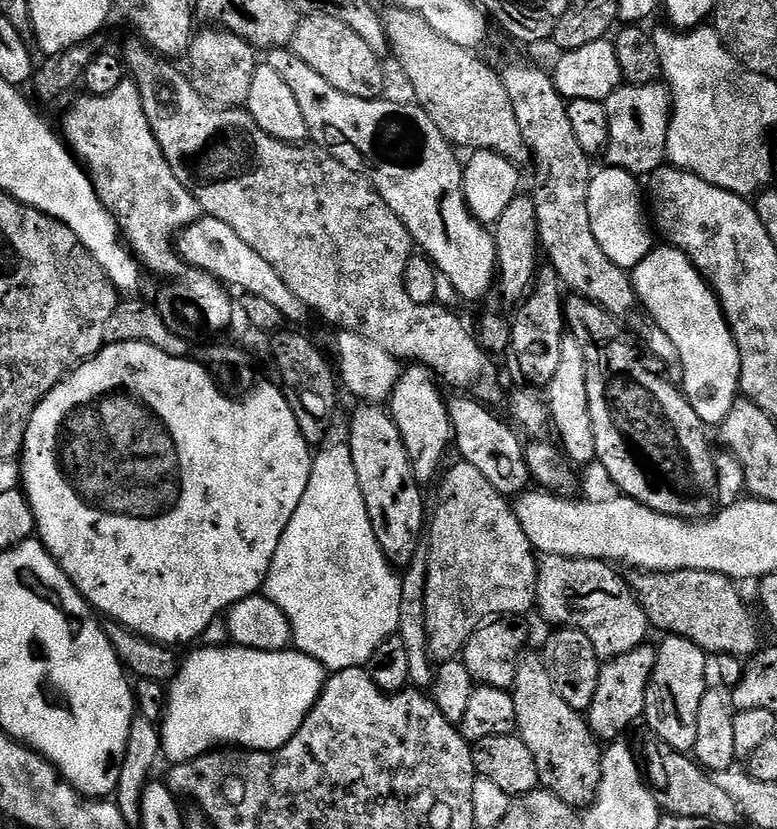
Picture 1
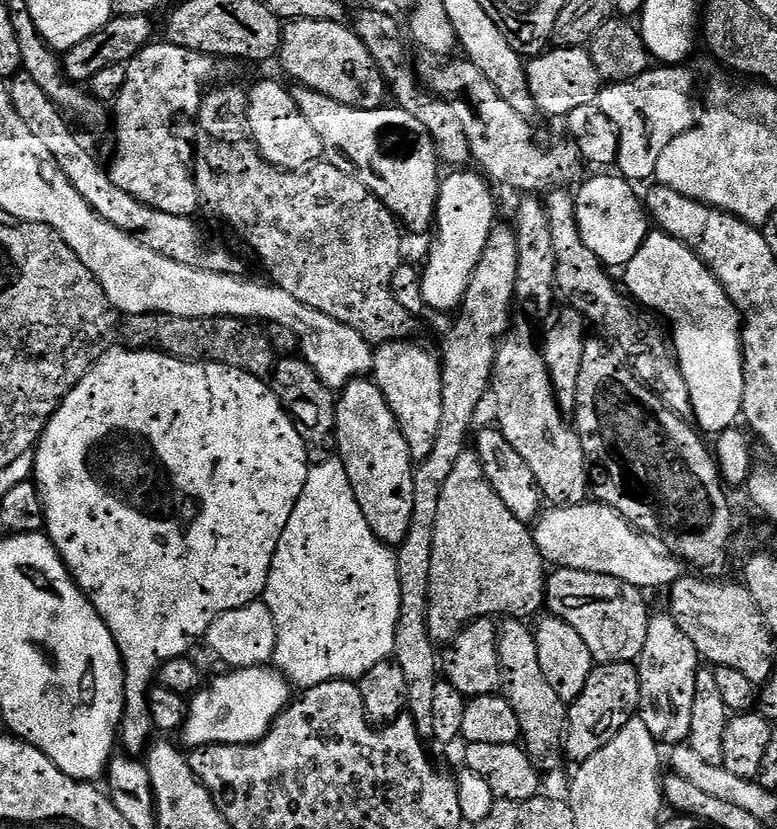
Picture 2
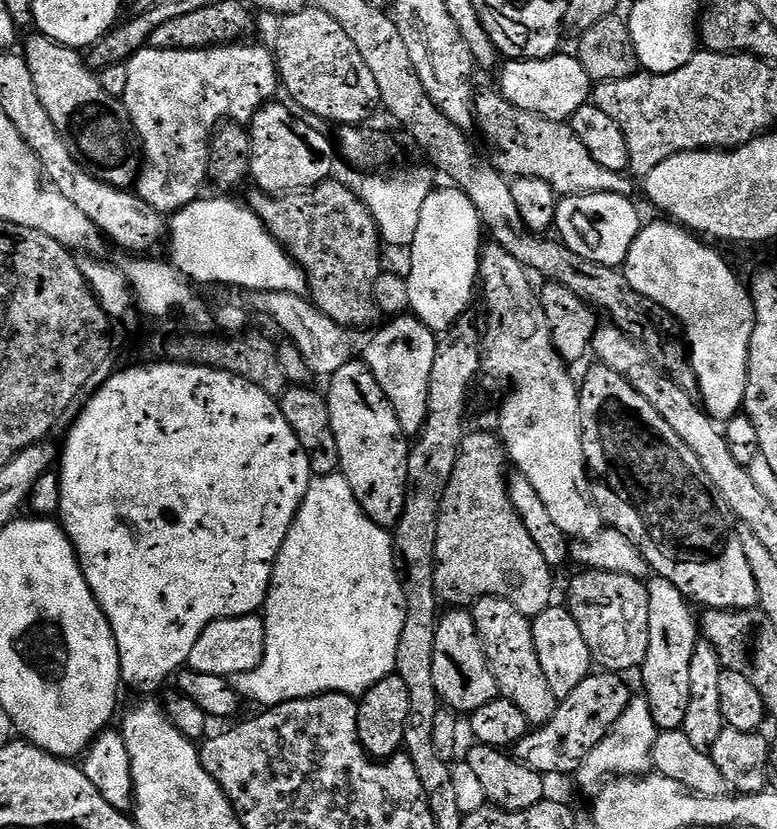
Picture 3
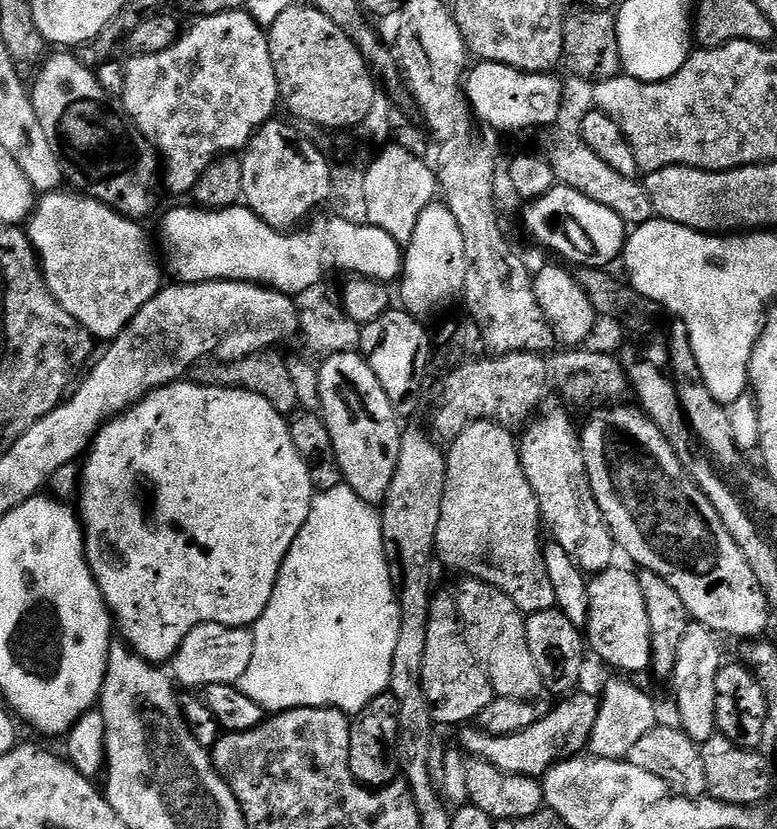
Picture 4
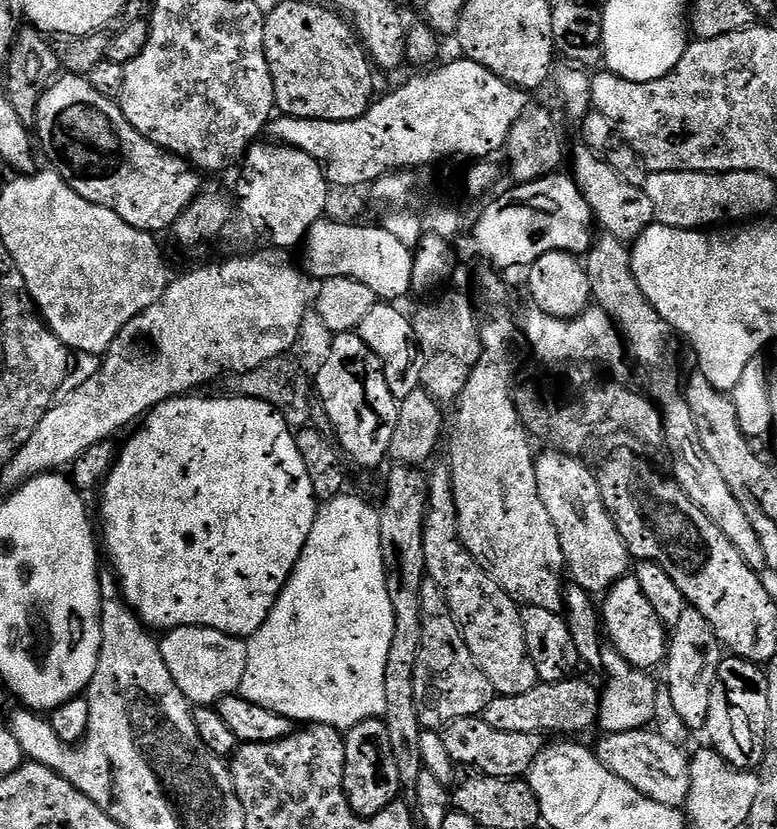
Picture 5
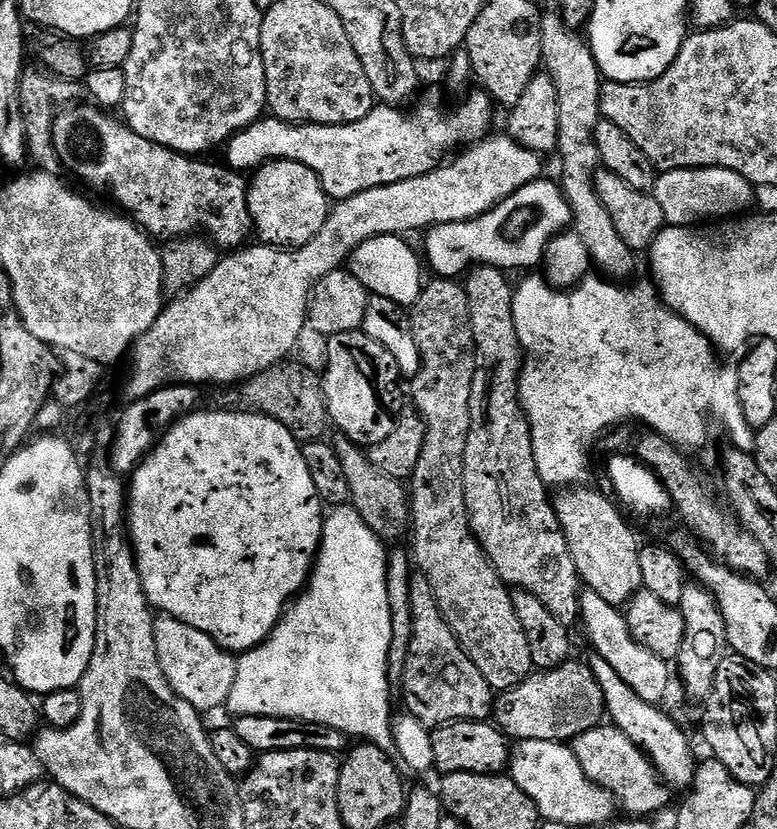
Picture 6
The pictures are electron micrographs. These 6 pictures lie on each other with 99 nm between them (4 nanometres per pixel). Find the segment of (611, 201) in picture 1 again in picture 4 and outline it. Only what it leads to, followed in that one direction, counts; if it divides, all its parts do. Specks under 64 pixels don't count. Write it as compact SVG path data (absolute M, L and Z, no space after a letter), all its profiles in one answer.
M555 186L544 196L533 199L528 204L529 208L524 212L524 224L528 227L528 232L541 244L544 248L549 248L552 252L557 252L569 265L587 266L589 268L607 269L608 264L612 264L621 259L626 243L626 225L624 219L618 214L614 214L614 210L610 210L606 206L602 206L598 202L594 202L586 194L582 194L573 188L563 186Z

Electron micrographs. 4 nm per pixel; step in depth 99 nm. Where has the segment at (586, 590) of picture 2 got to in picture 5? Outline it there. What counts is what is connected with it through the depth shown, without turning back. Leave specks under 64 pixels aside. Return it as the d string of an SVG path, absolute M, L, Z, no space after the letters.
M639 575L624 576L613 588L609 588L602 600L602 632L607 643L615 648L630 666L641 670L653 670L665 663L668 655L669 629L650 606L650 598L642 590Z

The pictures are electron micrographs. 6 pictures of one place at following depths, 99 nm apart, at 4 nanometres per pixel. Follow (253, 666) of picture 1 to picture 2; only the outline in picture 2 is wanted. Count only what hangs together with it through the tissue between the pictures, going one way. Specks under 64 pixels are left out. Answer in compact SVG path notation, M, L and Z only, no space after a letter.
M275 667L238 668L225 673L213 680L211 677L206 686L191 697L188 719L182 729L182 737L189 749L211 744L255 744L267 736L274 721L290 703L289 681Z

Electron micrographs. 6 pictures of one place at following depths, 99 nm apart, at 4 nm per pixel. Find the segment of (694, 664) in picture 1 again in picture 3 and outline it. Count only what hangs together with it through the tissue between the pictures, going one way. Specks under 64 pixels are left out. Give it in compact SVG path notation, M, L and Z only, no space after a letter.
M653 575L647 581L647 586L650 598L650 638L646 658L638 669L638 675L644 679L642 696L648 701L648 709L657 729L660 732L674 732L683 729L686 706L690 704L690 658L694 656L698 643L698 616L697 613L692 613L693 605L681 594L678 586L674 586L674 582Z

